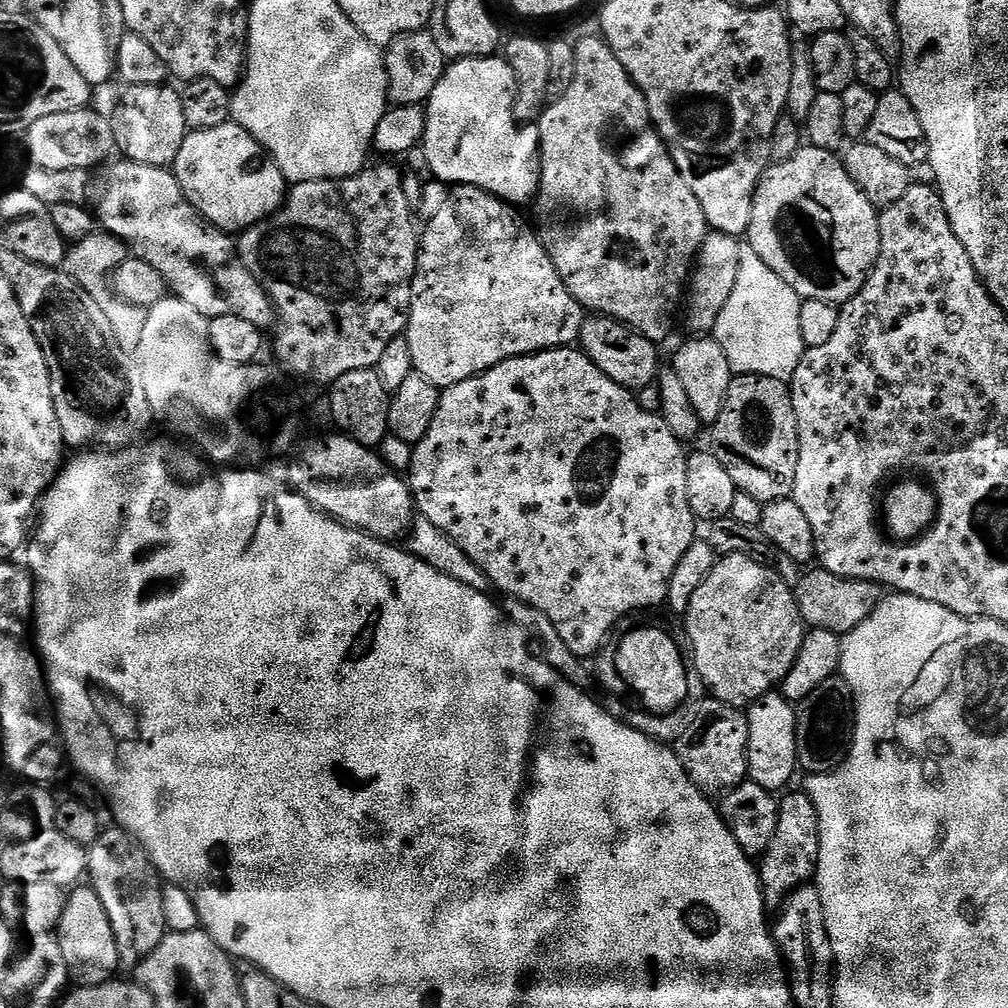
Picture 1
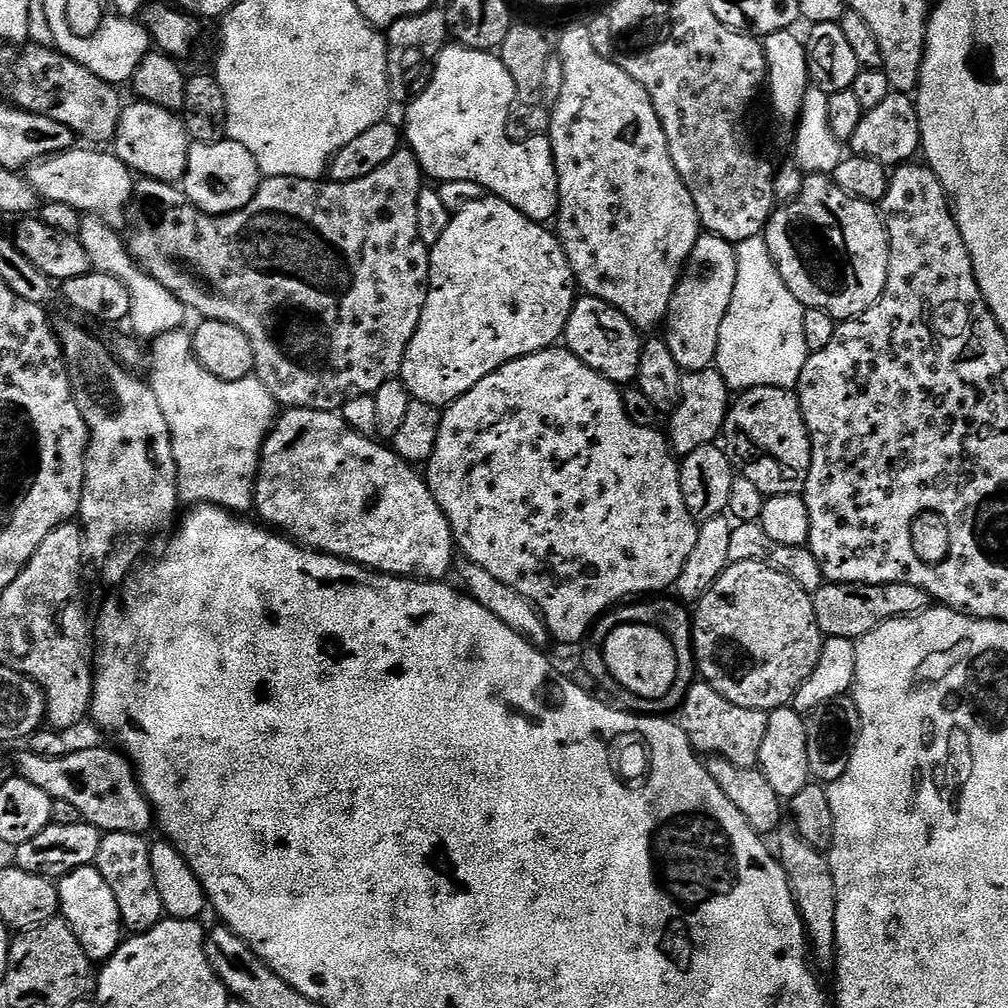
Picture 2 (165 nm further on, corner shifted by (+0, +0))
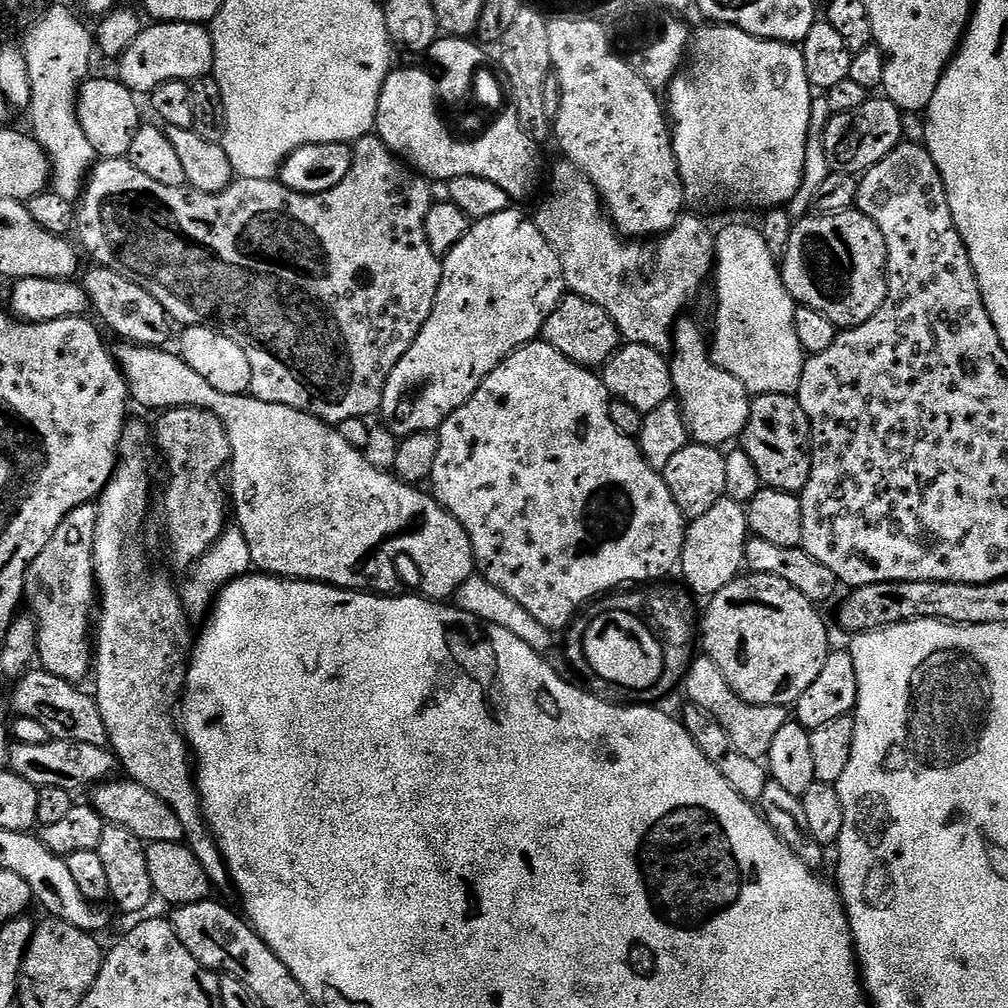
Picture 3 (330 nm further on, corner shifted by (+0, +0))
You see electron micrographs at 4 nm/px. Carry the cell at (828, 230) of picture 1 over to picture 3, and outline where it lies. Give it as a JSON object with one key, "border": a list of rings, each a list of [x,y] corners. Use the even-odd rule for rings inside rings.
{"border":[[[858,210],[829,216],[809,214],[792,225],[790,246],[786,246],[782,261],[782,275],[786,290],[796,299],[797,305],[818,310],[818,314],[830,318],[837,329],[857,328],[874,318],[876,311],[884,305],[888,289],[886,238],[882,238],[882,230],[878,230],[878,226]]]}

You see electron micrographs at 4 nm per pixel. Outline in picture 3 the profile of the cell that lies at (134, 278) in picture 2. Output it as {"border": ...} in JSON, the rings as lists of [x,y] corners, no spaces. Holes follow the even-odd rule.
{"border":[[[60,2],[52,3],[25,32],[28,33],[22,39],[22,47],[30,70],[32,91],[30,132],[44,147],[44,153],[52,163],[51,191],[76,202],[98,160],[94,146],[90,146],[90,138],[86,138],[86,132],[76,117],[80,85],[90,76],[88,67],[92,64],[92,52],[94,56],[94,32]]]}

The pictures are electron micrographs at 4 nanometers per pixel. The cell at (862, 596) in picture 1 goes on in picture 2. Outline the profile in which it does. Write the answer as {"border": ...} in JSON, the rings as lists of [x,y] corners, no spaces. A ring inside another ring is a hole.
{"border":[[[826,582],[817,592],[811,593],[811,598],[814,618],[818,618],[818,626],[825,637],[850,638],[854,641],[870,634],[886,622],[897,620],[899,616],[917,616],[918,613],[926,611],[934,604],[932,597],[926,594],[926,590],[905,584],[834,584]]]}

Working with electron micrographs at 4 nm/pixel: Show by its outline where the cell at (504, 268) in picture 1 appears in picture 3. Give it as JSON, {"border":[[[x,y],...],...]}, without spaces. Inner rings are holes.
{"border":[[[512,206],[508,207],[502,214],[490,214],[490,218],[482,218],[475,221],[462,238],[462,242],[458,242],[458,246],[454,246],[454,250],[450,250],[448,255],[443,257],[442,263],[444,265],[442,282],[438,286],[434,310],[430,314],[430,318],[426,318],[418,338],[414,338],[410,350],[406,350],[406,354],[402,354],[398,366],[394,366],[394,370],[386,382],[386,390],[382,394],[382,402],[380,403],[380,411],[378,413],[379,419],[384,419],[381,420],[383,427],[389,428],[398,438],[413,436],[419,432],[436,432],[439,430],[446,422],[446,418],[450,414],[454,414],[454,410],[461,408],[476,393],[482,381],[511,352],[517,352],[522,346],[533,343],[543,333],[546,318],[550,318],[550,314],[558,307],[560,301],[566,295],[562,262],[558,262],[558,254],[552,249],[550,242],[546,242],[546,238],[542,238],[542,230],[538,230],[535,219],[528,217],[527,220],[522,213],[515,212],[515,207]]]}

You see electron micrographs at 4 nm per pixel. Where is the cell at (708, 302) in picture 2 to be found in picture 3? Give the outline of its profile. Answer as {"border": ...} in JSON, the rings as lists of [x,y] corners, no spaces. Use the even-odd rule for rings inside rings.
{"border":[[[681,319],[672,330],[672,347],[670,349],[672,390],[684,415],[689,437],[698,444],[725,446],[724,444],[730,443],[731,440],[739,441],[746,422],[750,418],[753,397],[746,390],[746,386],[742,386],[742,382],[738,382],[738,378],[734,378],[734,374],[722,370],[713,362],[710,355],[709,337],[707,335],[704,337],[703,330],[694,321],[688,319]]]}

